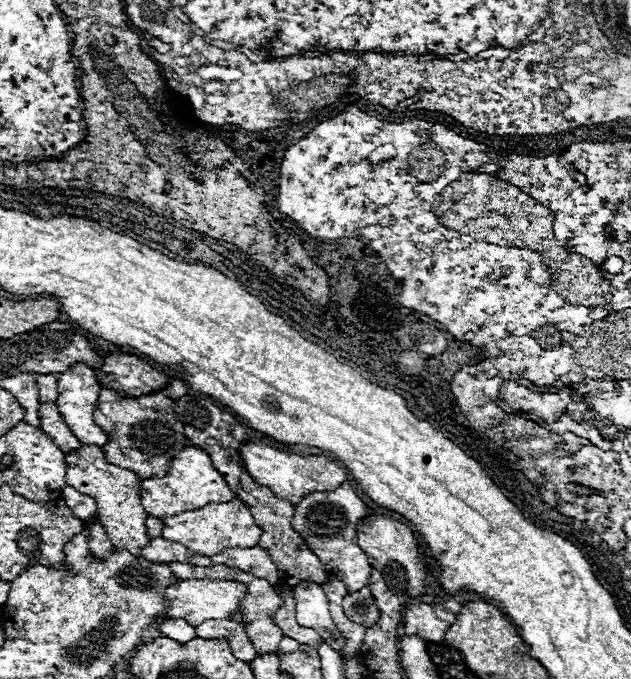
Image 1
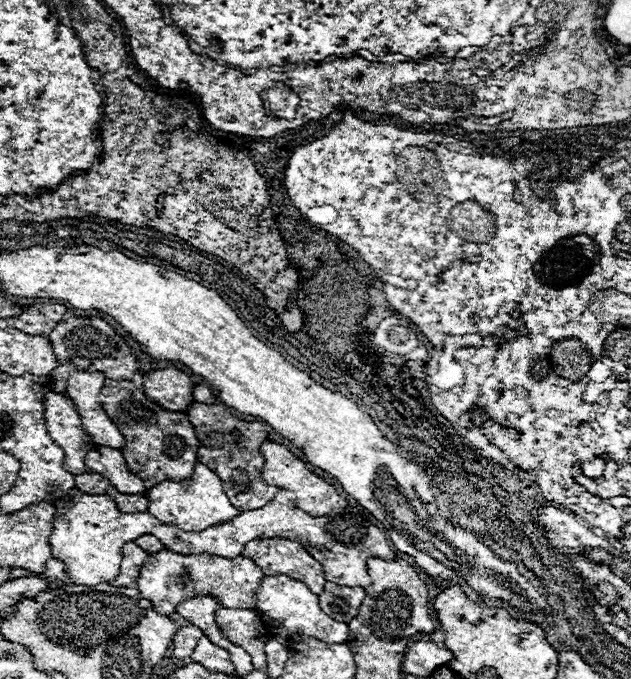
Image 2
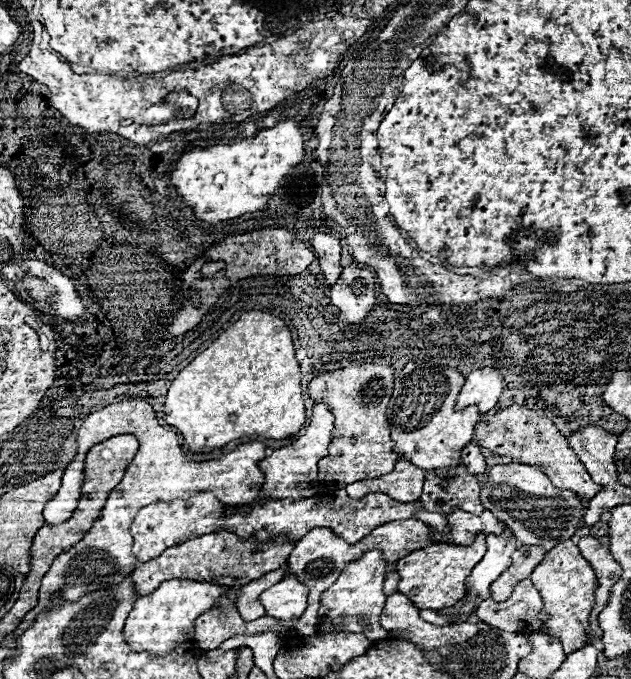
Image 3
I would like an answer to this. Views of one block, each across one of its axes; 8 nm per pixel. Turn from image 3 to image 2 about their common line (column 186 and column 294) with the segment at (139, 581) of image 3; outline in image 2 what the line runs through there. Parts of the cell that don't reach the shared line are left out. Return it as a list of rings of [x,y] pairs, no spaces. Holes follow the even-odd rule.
[[[258,538],[250,540],[242,554],[252,558],[258,566],[264,566],[268,576],[286,574],[304,582],[314,594],[324,590],[324,568],[304,550],[300,542],[290,542],[286,538]]]

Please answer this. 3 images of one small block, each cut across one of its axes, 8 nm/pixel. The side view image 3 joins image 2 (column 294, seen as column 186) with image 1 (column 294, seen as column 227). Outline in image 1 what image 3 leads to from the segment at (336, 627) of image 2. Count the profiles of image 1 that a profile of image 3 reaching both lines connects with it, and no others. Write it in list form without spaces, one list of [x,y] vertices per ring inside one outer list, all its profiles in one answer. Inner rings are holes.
[[[304,580],[294,586],[292,592],[296,598],[296,622],[316,630],[316,634],[320,634],[328,644],[340,650],[340,646],[344,646],[344,638],[330,618],[330,604],[322,592],[322,586]]]

